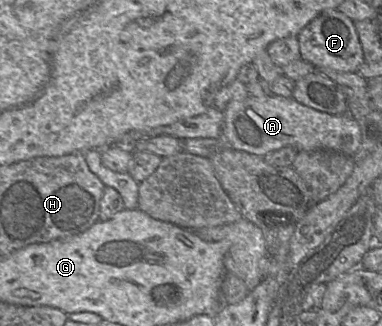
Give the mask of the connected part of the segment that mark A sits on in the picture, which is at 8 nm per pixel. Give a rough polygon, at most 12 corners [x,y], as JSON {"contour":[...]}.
{"contour":[[270,94],[232,102],[222,142],[257,156],[291,146],[353,157],[361,131]]}

